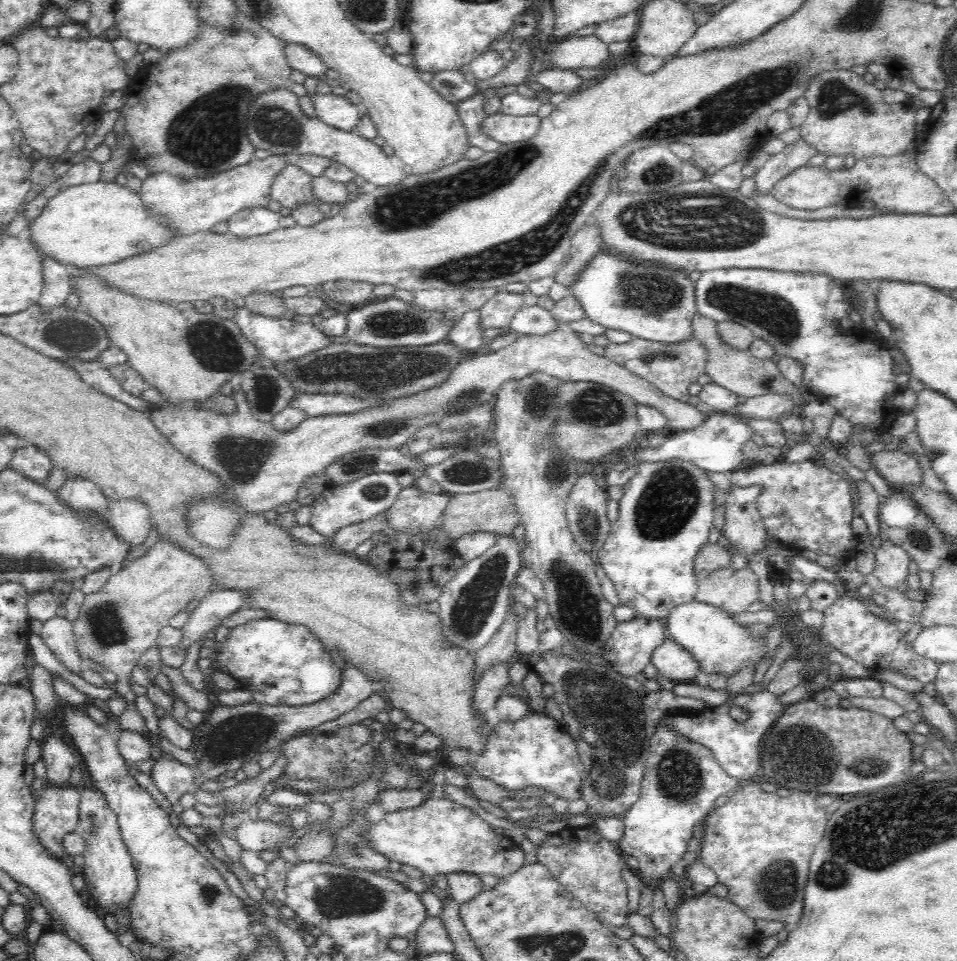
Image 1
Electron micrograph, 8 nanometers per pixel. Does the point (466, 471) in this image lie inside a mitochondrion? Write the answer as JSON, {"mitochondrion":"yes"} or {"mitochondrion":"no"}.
{"mitochondrion":"yes"}

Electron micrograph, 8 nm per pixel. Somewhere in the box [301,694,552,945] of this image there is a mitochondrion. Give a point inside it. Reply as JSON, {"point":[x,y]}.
{"point":[340,896]}

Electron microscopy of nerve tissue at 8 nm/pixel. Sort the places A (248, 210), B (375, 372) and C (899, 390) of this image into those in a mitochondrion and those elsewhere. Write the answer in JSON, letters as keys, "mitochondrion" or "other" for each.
{"A":"other","B":"mitochondrion","C":"other"}

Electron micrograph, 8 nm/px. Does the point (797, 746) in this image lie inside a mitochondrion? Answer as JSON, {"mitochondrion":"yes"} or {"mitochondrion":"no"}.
{"mitochondrion":"yes"}

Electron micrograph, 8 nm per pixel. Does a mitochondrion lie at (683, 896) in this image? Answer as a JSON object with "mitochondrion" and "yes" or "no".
{"mitochondrion":"no"}

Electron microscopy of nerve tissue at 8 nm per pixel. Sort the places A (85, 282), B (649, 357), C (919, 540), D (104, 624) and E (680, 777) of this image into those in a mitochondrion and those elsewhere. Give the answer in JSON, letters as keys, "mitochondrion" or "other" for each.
{"A":"other","B":"mitochondrion","C":"mitochondrion","D":"mitochondrion","E":"mitochondrion"}

